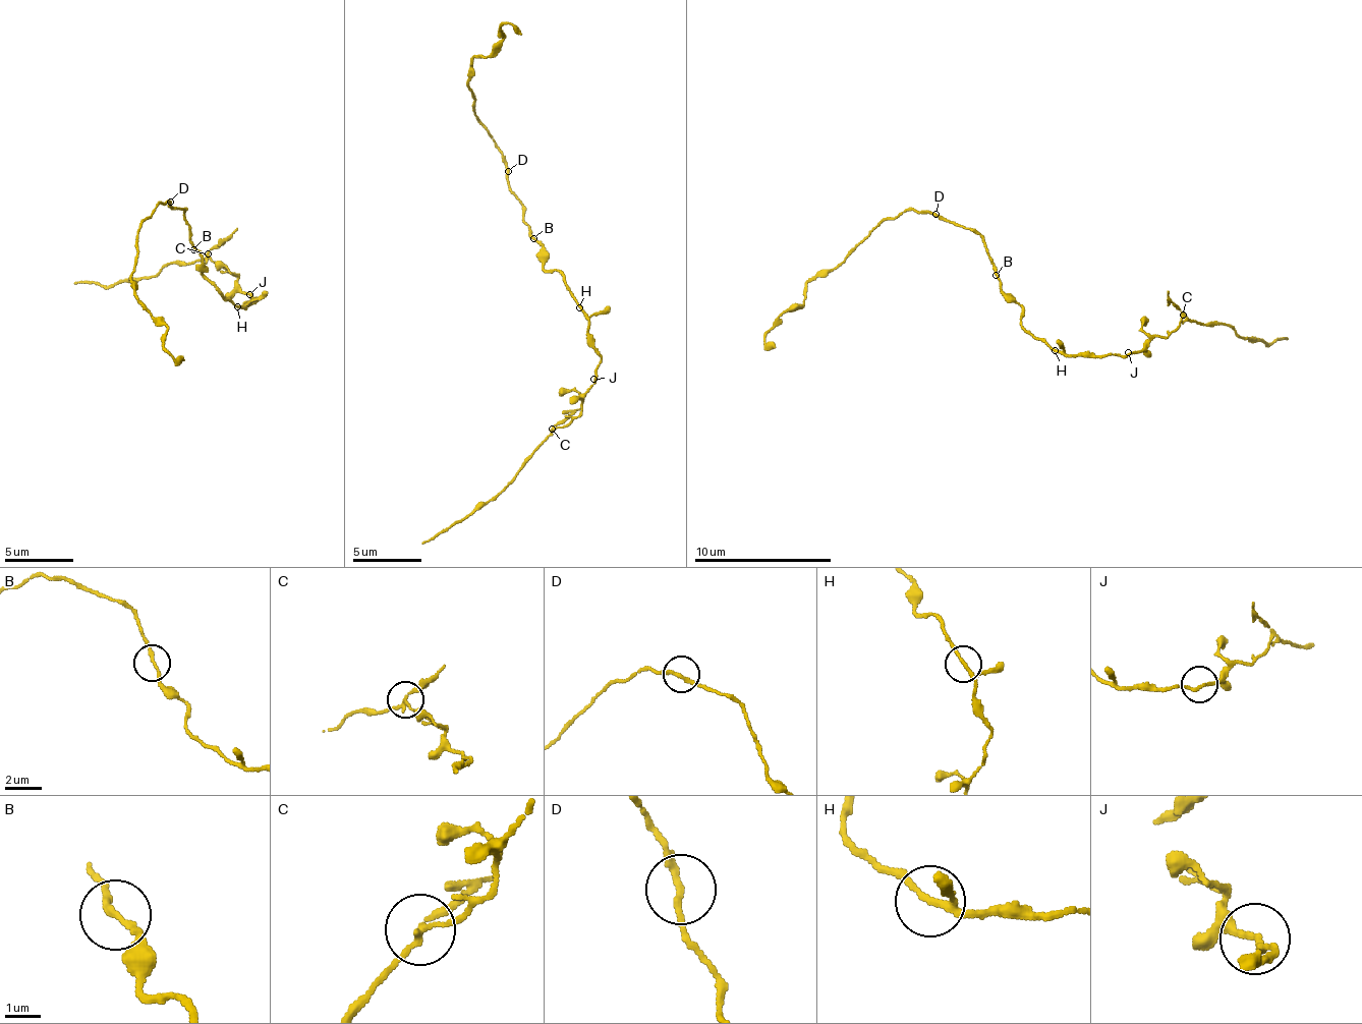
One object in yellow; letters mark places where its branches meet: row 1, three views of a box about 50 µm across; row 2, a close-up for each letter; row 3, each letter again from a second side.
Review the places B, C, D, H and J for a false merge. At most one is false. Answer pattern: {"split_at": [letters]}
{"split_at": ["C"]}

